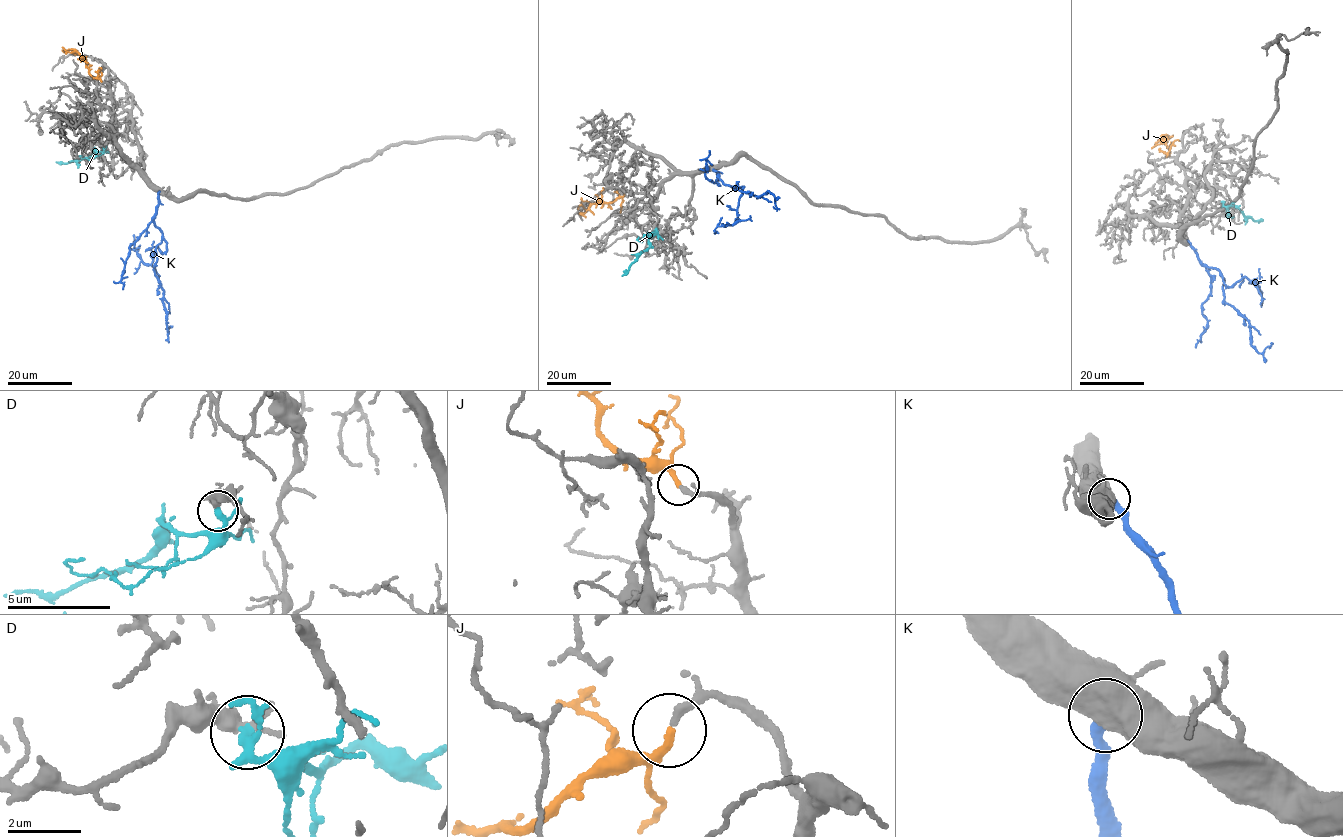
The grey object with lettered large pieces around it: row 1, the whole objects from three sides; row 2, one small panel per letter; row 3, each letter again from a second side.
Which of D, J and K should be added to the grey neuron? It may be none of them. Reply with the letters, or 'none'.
J

